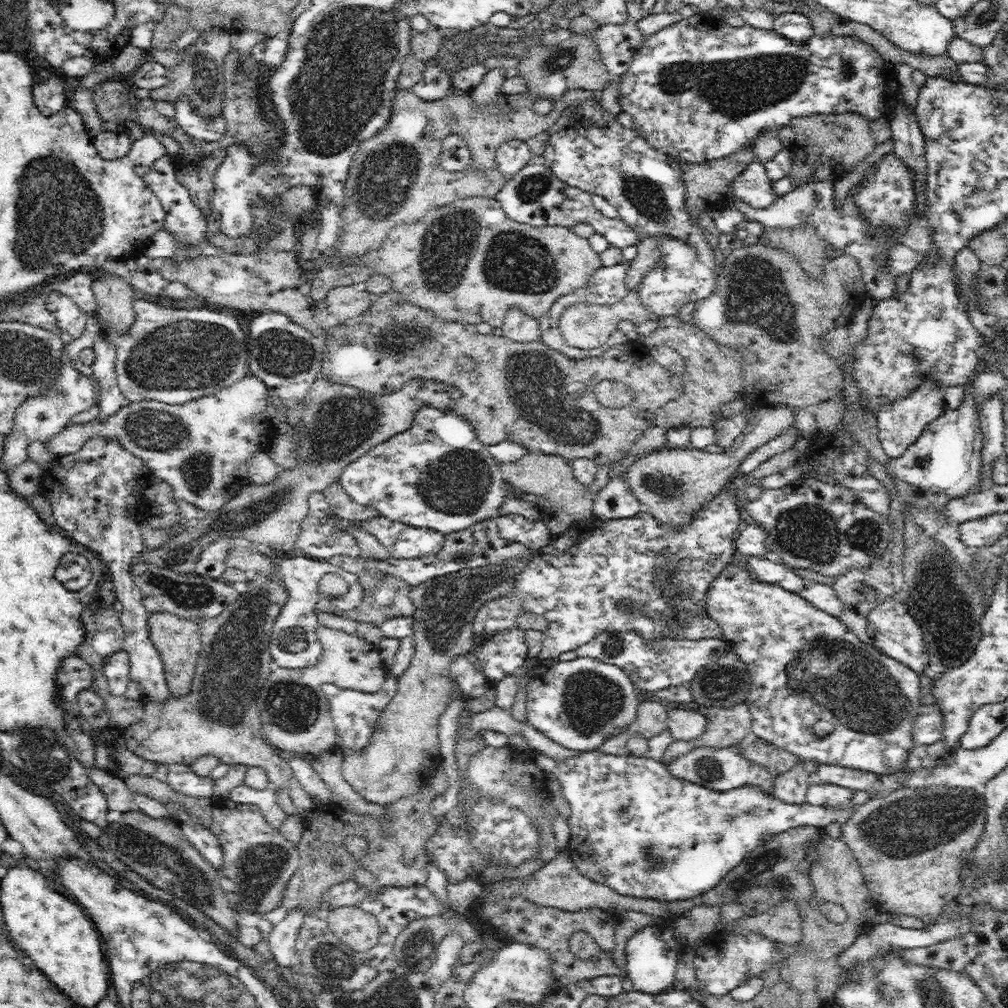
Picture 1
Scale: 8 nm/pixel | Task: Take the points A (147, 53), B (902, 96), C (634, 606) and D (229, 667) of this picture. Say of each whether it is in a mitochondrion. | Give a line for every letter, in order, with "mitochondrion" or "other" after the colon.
A: other
B: other
C: mitochondrion
D: mitochondrion

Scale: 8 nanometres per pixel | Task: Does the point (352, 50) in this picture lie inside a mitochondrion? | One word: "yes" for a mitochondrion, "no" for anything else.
yes

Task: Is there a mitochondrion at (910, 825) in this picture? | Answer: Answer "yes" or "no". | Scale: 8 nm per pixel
yes

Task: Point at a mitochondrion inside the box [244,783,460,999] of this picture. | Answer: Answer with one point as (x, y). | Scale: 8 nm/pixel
(335, 965)

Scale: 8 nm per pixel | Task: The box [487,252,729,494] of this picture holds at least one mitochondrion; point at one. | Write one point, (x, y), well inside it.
(539, 386)

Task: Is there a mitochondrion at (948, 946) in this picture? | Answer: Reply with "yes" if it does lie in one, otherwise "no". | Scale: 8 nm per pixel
no

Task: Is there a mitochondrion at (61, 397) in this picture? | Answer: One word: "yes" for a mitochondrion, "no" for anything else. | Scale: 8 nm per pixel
yes

